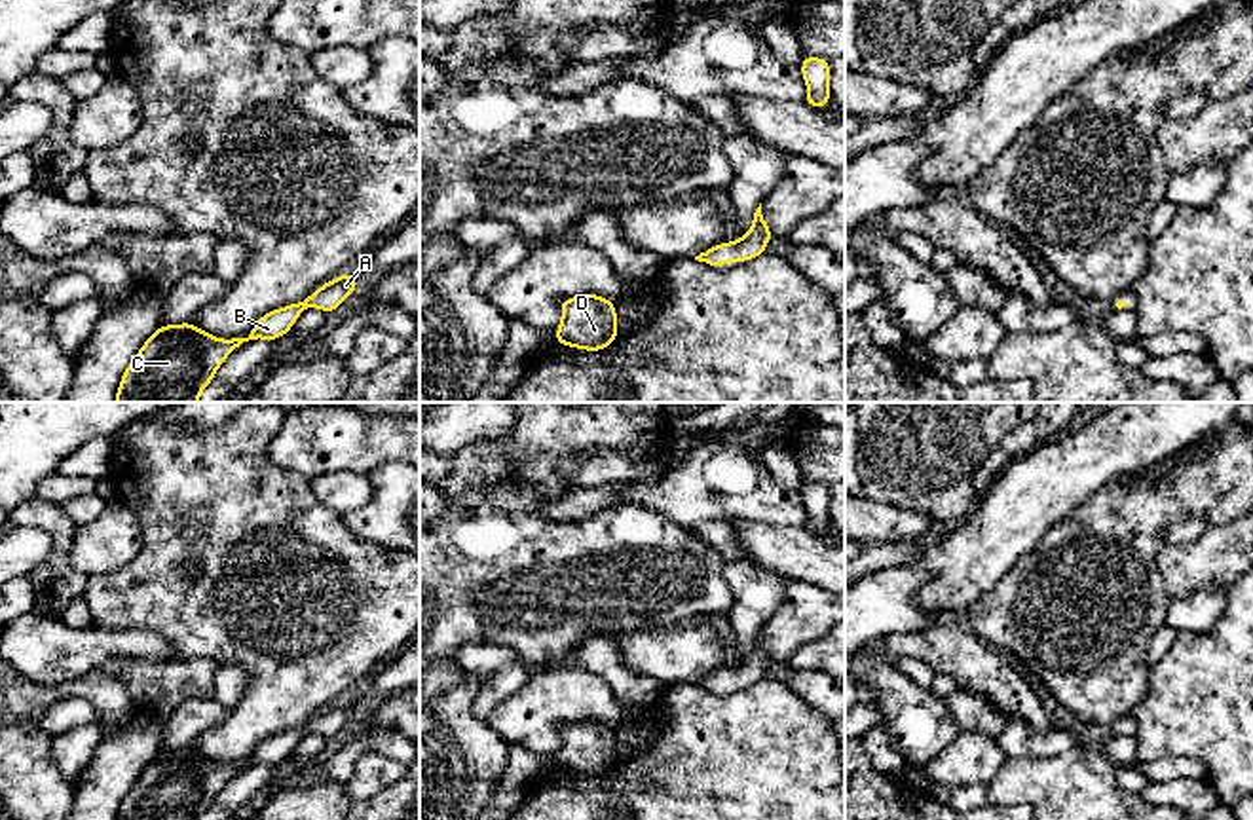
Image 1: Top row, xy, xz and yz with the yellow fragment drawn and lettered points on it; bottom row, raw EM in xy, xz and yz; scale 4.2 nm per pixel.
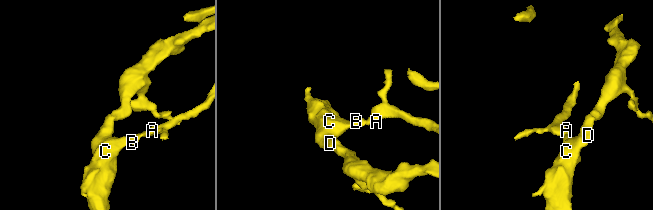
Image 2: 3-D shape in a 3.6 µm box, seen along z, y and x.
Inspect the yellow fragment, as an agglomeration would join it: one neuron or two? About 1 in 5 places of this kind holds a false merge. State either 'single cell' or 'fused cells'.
single cell

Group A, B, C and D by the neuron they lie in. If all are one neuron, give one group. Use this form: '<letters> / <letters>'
A B C D

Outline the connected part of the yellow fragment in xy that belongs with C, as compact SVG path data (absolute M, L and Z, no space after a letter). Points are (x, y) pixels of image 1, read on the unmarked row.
M347 697L321 710L304 727L277 733L262 740L247 763L220 765L196 750L161 750L129 786L116 820L199 820L218 792L243 767L277 765L290 757L306 733L334 736L361 712Z

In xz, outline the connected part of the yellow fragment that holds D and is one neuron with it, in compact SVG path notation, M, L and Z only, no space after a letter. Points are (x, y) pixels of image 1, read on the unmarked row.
M579 719L560 729L562 748L554 755L554 767L600 776L617 765L615 727L600 719Z

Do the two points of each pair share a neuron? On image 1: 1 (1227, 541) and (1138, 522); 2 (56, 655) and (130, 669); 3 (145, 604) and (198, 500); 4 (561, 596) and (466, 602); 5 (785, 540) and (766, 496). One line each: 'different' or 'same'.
1: different
2: different
3: same
4: same
5: different

